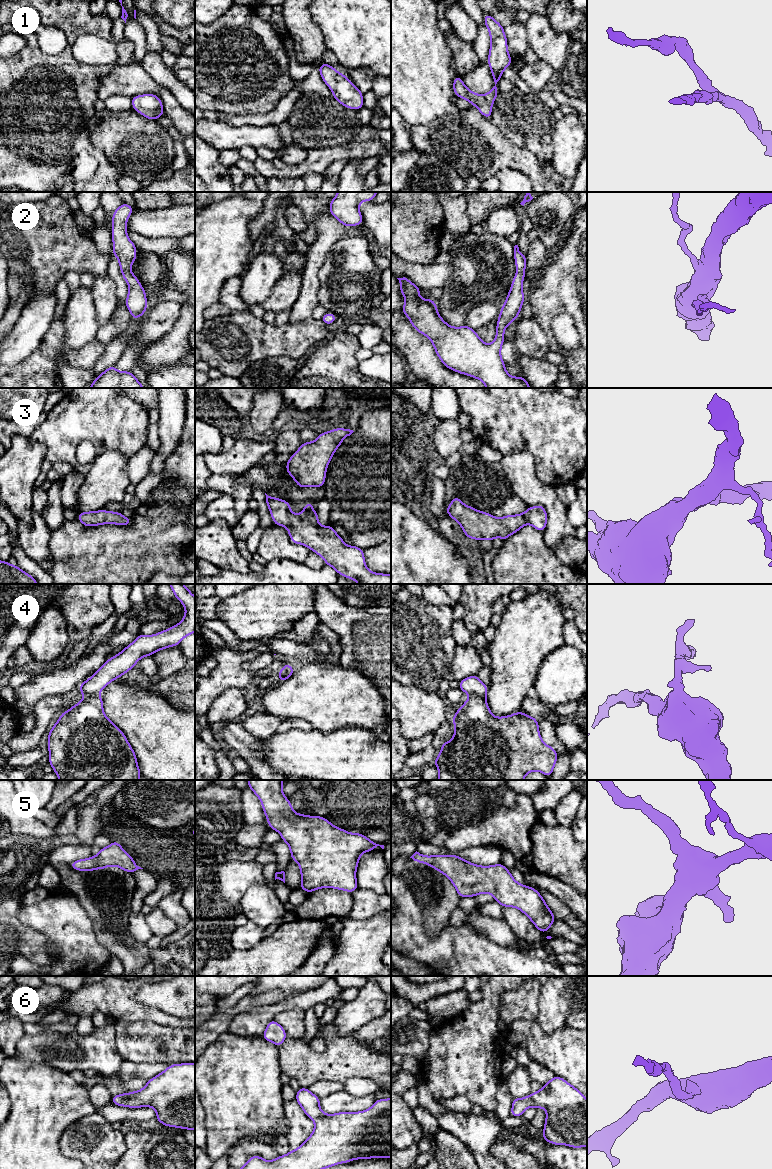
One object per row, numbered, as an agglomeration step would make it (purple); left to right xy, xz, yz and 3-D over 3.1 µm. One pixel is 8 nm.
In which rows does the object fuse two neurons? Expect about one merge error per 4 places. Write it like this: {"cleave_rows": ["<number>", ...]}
{"cleave_rows": ["4"]}

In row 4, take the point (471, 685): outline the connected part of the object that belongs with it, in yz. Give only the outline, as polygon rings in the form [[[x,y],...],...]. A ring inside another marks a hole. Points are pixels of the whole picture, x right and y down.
[[[477,675],[469,676],[461,680],[458,687],[466,694],[476,694],[486,697],[488,687],[478,678]]]

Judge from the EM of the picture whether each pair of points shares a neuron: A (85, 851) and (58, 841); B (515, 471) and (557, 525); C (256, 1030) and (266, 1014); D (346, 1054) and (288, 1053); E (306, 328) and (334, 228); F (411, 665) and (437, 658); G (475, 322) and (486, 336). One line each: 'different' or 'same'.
A: different
B: same
C: same
D: same
E: different
F: same
G: different

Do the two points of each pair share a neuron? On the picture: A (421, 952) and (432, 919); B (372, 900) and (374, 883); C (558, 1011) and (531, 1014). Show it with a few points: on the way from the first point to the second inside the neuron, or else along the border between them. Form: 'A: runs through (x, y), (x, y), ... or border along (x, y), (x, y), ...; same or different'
A: border along (421, 909), (424, 929), (435, 938); different
B: border along (358, 887), (371, 889), (380, 895); different
C: border along (541, 990), (538, 1015), (535, 1020); different

